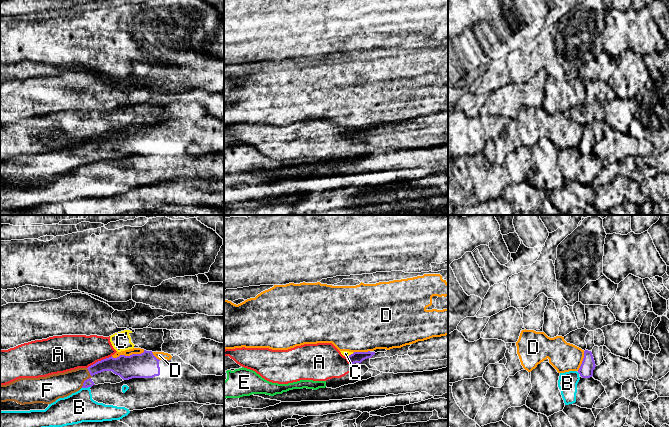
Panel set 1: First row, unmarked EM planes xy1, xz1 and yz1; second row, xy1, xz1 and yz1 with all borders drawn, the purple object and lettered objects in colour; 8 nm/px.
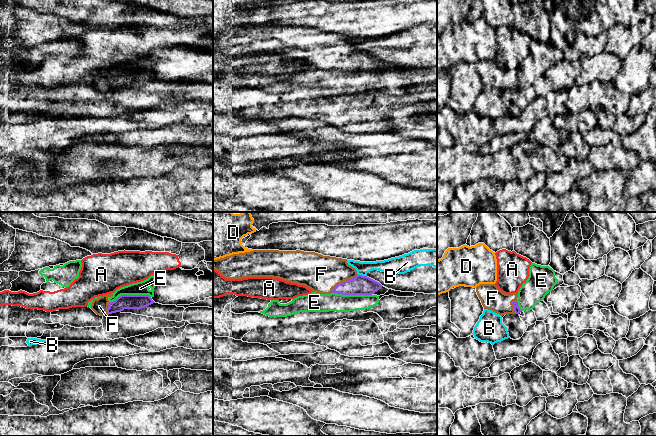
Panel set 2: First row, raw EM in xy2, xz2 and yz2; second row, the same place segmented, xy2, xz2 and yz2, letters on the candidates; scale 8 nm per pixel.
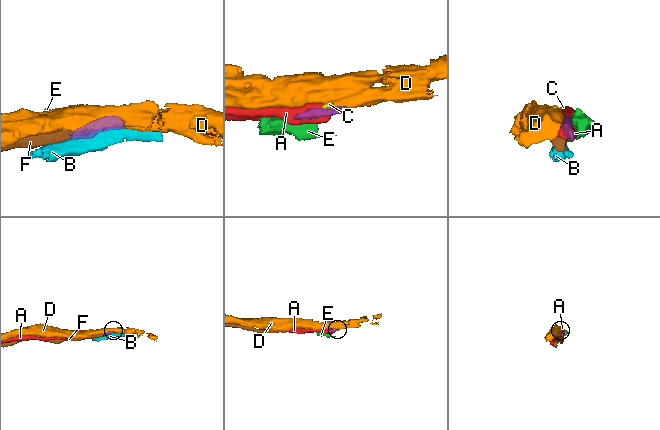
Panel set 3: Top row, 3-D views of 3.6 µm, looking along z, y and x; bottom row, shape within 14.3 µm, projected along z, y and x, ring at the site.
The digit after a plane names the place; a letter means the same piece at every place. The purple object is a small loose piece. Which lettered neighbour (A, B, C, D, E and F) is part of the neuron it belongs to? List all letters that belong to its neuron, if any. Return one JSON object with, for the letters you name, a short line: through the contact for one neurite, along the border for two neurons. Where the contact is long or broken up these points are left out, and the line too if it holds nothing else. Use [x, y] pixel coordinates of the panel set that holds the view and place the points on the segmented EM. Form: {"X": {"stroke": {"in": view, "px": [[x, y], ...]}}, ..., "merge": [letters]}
{"merge": ["F"]}

